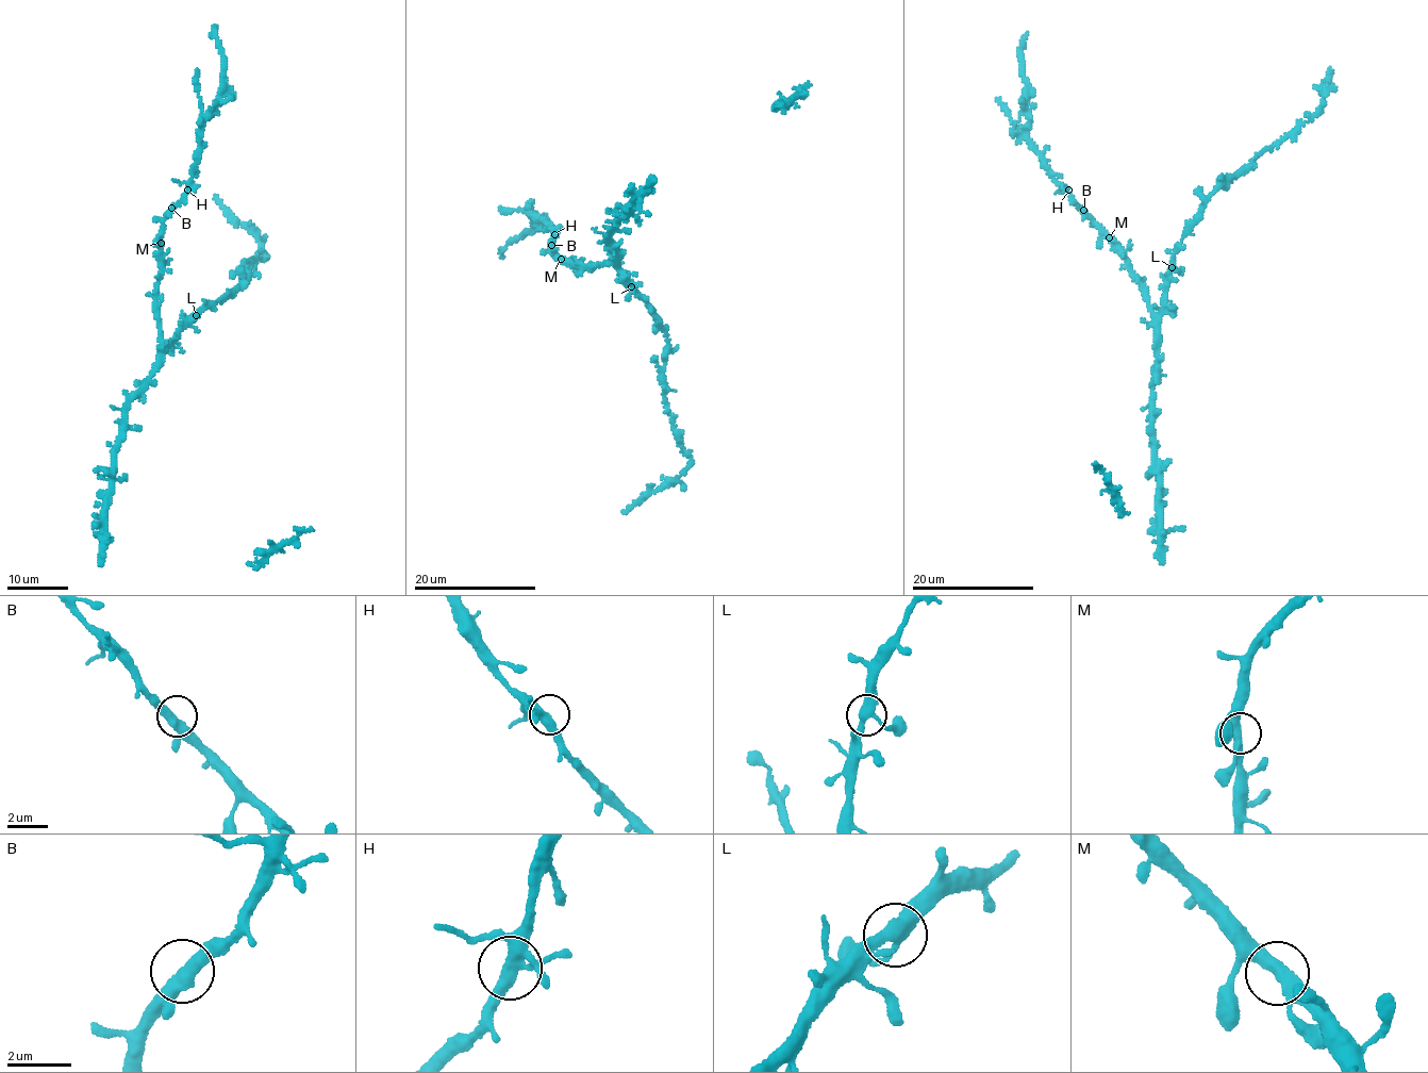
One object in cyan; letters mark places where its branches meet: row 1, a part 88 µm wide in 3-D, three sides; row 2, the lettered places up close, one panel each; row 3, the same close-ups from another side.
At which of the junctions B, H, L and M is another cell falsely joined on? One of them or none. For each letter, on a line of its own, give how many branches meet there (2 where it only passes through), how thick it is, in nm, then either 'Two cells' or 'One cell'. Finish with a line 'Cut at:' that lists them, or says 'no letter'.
B: Branches: 3. Thickness 360 nm. One cell
H: Branches: 3. Thickness 360 nm. One cell
L: Branches: 3. Thickness 360 nm. One cell
M: Branches: 3. Thickness 360 nm. One cell
Cut at: no letter

